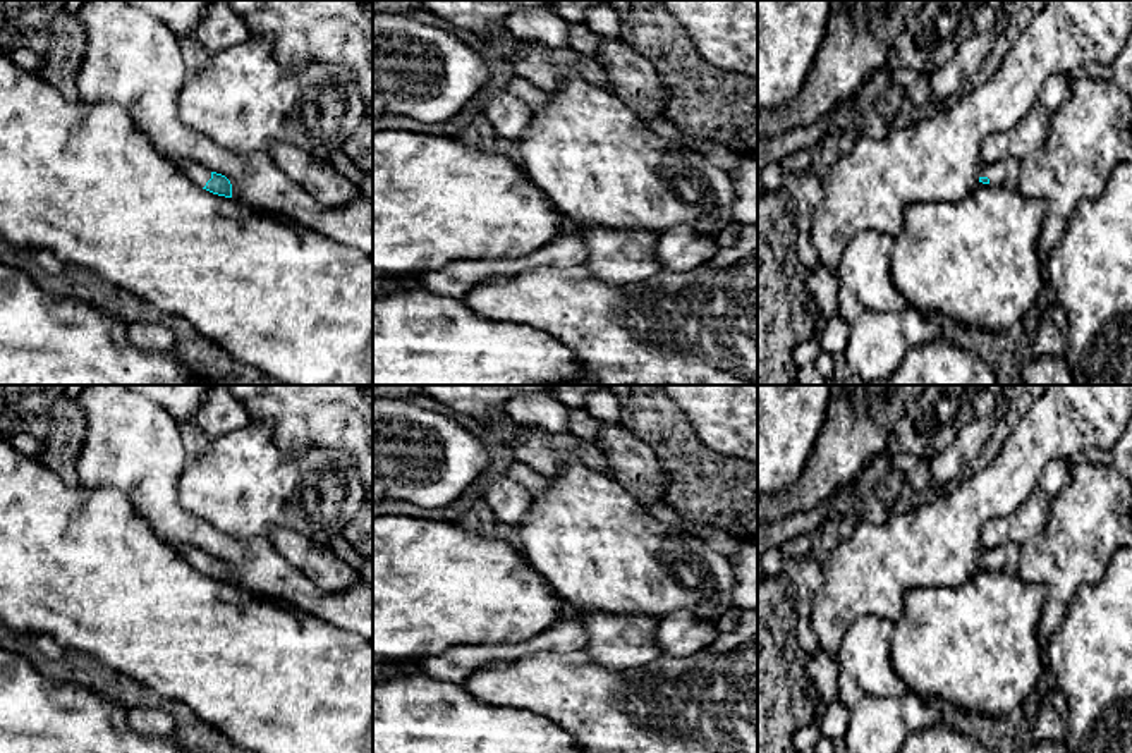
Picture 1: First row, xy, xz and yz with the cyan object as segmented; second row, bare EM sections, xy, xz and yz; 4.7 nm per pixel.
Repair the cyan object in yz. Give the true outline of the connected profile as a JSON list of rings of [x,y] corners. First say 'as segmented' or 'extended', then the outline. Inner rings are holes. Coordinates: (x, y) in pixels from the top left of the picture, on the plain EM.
extended; [[[1007,543],[977,555],[979,567],[998,572],[1017,574],[1022,547]]]

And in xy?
extended; [[[172,545],[199,572],[225,583],[232,583],[230,566],[216,557],[211,557],[198,547]]]

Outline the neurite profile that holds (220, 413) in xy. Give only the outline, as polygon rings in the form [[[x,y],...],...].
[[[213,385],[196,413],[196,425],[210,440],[216,440],[249,423],[249,413],[227,385]]]

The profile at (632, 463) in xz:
[[[603,423],[596,445],[608,461],[612,478],[637,500],[663,500],[668,476],[644,442],[620,425]]]

